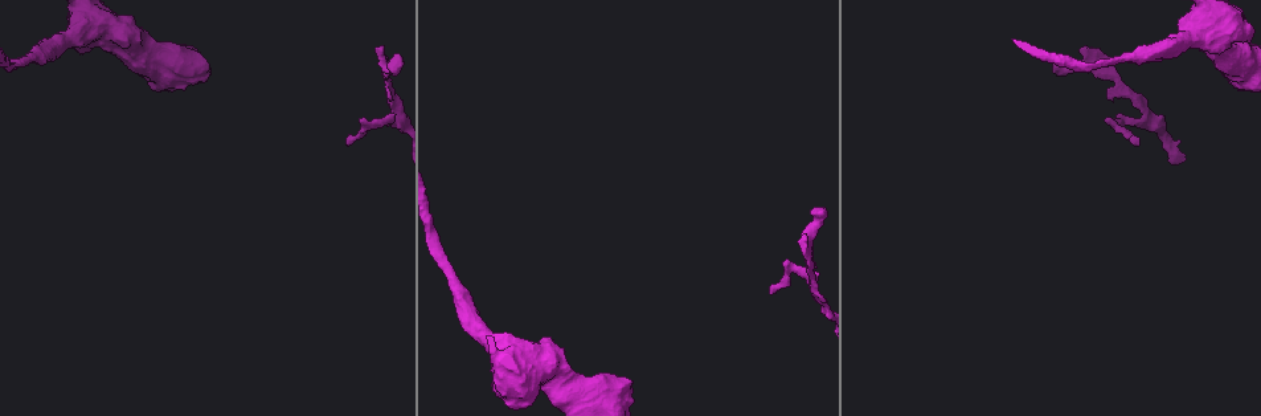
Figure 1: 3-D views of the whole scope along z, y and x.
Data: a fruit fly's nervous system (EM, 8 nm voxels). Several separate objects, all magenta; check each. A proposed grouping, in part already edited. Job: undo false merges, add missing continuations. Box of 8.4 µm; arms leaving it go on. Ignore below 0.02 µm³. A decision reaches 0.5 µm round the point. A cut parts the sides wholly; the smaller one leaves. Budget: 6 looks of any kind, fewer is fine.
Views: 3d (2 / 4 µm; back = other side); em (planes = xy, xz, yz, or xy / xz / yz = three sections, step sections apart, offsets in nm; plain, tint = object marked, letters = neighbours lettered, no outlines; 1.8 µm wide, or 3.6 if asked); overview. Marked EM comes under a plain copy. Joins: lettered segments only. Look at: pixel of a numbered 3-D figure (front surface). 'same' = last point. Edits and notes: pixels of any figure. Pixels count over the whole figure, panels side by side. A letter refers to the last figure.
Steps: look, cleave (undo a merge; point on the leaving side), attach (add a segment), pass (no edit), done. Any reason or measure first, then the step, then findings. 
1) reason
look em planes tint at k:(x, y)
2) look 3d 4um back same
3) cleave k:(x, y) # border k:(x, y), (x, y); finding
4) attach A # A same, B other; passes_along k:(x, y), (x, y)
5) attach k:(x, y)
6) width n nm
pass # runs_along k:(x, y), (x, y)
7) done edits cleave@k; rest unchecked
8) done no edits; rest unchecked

branch stops here
look em planes letters at 1:(349, 142)

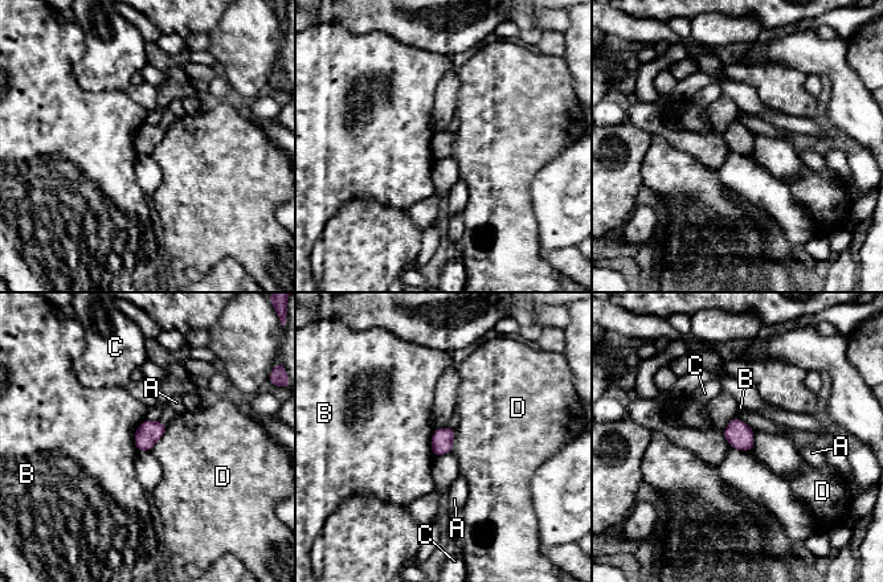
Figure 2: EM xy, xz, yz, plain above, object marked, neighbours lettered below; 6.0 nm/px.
longest_contact B 220 nm
pass # A other, B other, C other, D other; border 2:(168, 426), (150, 450); none of them fits

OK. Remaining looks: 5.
an open end
look em 3.6um planes letters at 1:(203, 81)

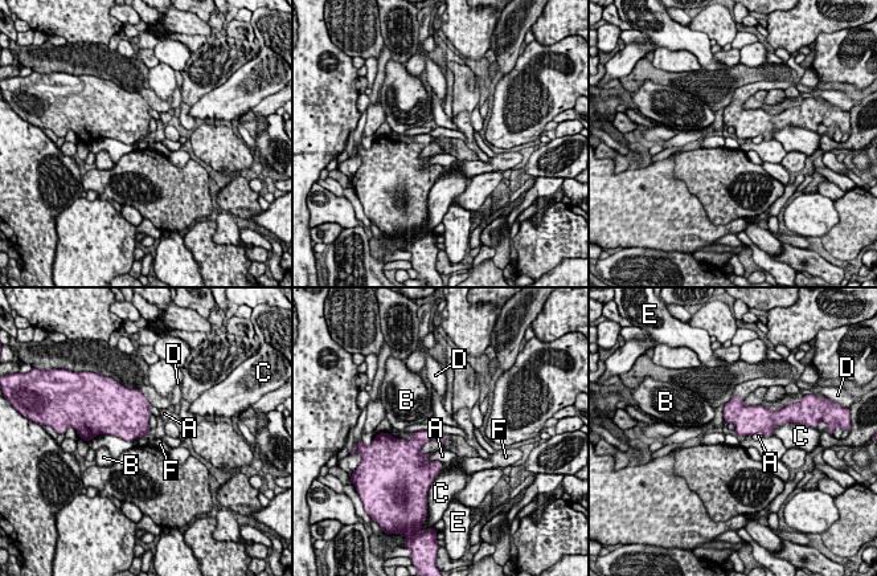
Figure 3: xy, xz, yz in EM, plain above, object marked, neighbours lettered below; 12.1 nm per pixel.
pass # A other, B other, C other, D other, E other, F other; none of them fits

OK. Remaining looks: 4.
free end
look em planes tint at 1:(381, 47)

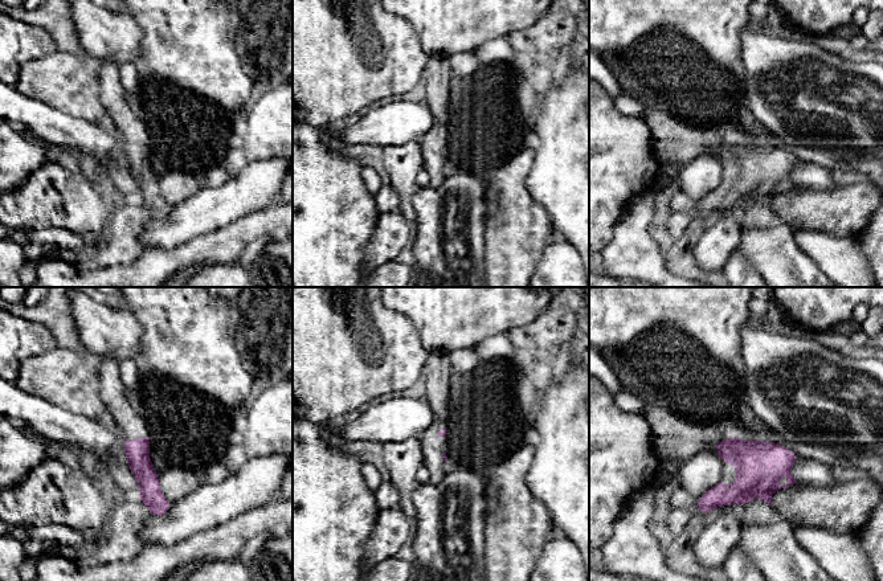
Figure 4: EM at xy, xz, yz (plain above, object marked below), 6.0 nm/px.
what lies round it
look em planes letters same

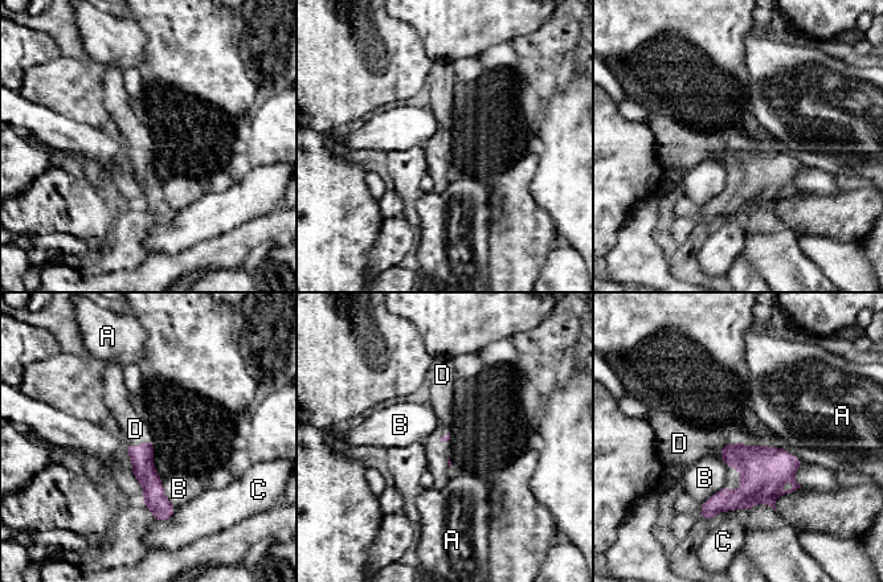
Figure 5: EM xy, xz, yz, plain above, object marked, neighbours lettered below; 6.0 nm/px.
longest_contact D 400 nm
attach D # A other, B other, C other, D same; passes_along 5:(763, 470), (748, 447), (708, 442); the cell continues

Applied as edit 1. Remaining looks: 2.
done edits attach@5; rest unchecked

